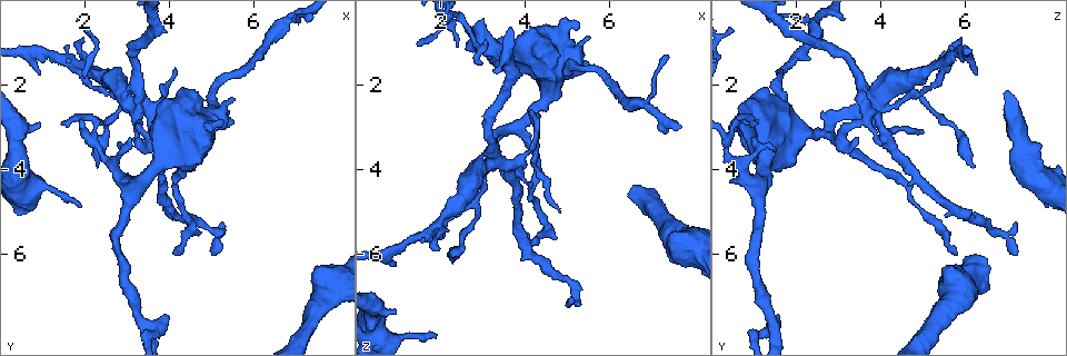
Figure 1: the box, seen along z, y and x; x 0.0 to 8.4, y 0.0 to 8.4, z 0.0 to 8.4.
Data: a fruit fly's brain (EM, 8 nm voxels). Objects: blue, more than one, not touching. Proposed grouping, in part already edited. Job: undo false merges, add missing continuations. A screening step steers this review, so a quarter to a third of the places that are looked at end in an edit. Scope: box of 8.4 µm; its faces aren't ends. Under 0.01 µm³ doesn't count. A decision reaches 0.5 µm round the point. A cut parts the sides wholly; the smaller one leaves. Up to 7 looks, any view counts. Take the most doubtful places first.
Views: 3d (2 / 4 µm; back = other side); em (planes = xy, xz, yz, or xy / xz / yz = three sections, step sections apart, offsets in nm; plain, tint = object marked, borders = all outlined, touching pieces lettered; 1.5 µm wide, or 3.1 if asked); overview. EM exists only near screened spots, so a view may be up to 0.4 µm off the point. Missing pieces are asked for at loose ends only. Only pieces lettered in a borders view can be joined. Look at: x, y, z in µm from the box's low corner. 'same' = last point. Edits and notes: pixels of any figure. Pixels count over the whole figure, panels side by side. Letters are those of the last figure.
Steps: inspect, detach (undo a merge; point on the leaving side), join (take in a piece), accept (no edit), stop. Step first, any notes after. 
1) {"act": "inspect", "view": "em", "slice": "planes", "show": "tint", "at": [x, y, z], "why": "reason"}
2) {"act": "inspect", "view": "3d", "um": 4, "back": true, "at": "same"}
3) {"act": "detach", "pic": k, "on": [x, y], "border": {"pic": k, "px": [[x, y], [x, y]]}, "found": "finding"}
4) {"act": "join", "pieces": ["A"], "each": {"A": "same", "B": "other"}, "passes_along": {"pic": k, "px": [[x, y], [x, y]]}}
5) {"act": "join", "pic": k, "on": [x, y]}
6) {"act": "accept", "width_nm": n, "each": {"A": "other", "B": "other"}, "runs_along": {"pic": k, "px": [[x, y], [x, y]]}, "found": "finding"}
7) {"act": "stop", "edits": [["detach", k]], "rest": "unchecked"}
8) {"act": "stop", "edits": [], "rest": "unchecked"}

{"act": "inspect", "view": "em", "slice": "planes", "show": "tint", "at": [2.85, 3.55, 1.50], "why": "thin end"}

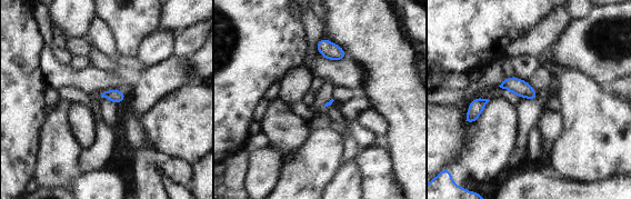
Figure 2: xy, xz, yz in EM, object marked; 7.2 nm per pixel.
{"act": "inspect", "view": "em", "slice": "planes", "show": "borders", "at": "same"}

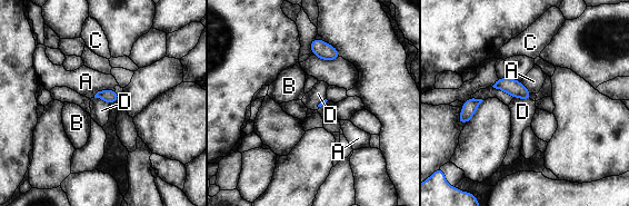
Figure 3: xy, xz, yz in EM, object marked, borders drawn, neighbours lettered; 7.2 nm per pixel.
{"act": "accept", "each": {"A": "other", "B": "other", "C": "other", "D": "other"}, "border": {"pic": 3, "px": [[513, 97], [530, 100]]}, "found": "none of them fits"}

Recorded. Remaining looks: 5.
{"act": "inspect", "view": "3d", "um": 2, "back": true, "at": [5.00, 6.00, 7.25], "why": "an open end"}

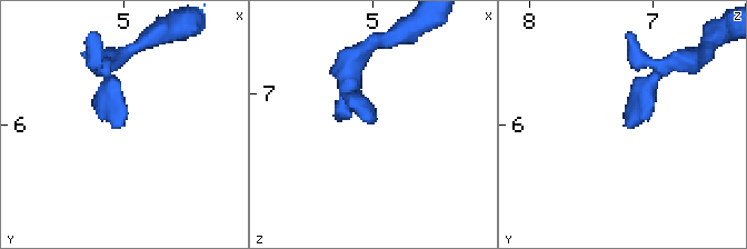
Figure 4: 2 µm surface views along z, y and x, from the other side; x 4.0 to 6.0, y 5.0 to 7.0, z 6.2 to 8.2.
{"act": "inspect", "view": "em", "slice": "planes", "show": "borders", "at": [5.02, 6.02, 7.22]}

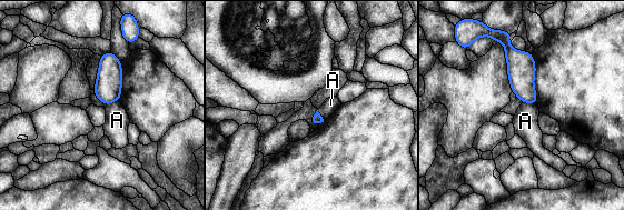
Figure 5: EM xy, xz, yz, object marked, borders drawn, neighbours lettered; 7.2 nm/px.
{"act": "accept", "each": {"A": "other"}, "border": {"pic": 5, "px": [[523, 102], [536, 104]]}, "found": "no lettered piece goes on from it"}

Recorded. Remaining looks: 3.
{"act": "inspect", "view": "3d", "um": 4, "back": true, "at": [5.30, 2.90, 0.70], "why": "branch stops here"}

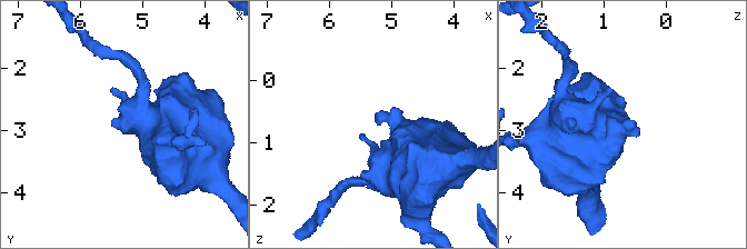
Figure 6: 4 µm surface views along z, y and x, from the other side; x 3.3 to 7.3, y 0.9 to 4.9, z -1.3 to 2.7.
{"act": "inspect", "view": "em", "slice": "planes", "show": "tint", "at": [5.25, 2.85, 0.65], "why": "need the tissue"}

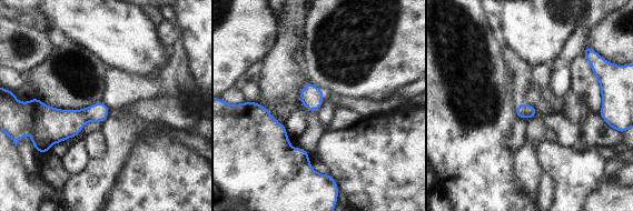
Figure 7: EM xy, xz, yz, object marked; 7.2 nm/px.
{"act": "inspect", "view": "em", "slice": "planes", "show": "borders", "at": "same"}

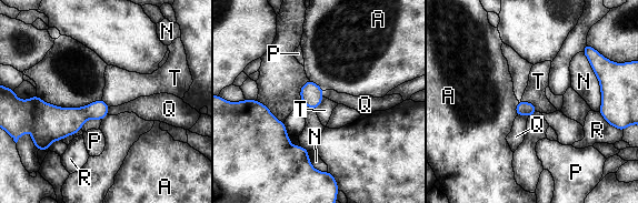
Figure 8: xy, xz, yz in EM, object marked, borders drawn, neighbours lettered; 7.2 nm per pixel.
{"act": "accept", "each": {"A": "other", "N": "other", "P": "other", "Q": "other", "R": "other", "T": "other"}, "border": {"pic": 8, "px": [[521, 100], [529, 101], [538, 111]]}, "found": "no lettered piece goes on from it"}

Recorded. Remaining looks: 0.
{"act": "stop", "edits": [], "rest": "unchecked"}

